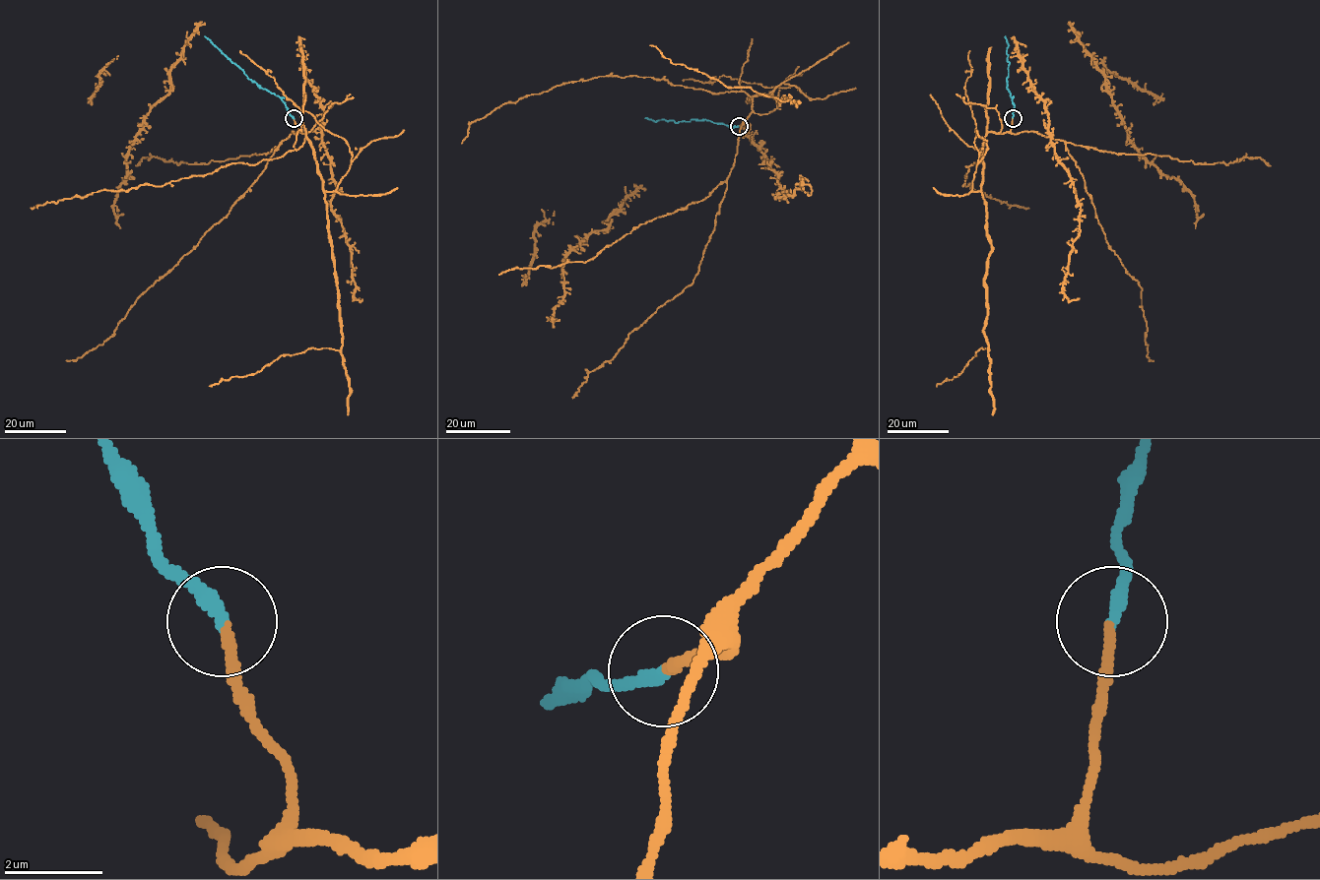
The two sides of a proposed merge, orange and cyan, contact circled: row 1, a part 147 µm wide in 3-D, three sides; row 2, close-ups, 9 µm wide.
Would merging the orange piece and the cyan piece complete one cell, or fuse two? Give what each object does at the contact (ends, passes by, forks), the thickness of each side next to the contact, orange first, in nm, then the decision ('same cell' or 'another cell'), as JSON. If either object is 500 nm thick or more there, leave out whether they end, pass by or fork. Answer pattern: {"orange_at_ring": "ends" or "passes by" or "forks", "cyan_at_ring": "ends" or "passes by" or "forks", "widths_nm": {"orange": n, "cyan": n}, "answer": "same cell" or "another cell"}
{"orange_at_ring": "ends", "cyan_at_ring": "ends", "widths_nm": {"orange": 220, "cyan": 300}, "answer": "same cell"}

